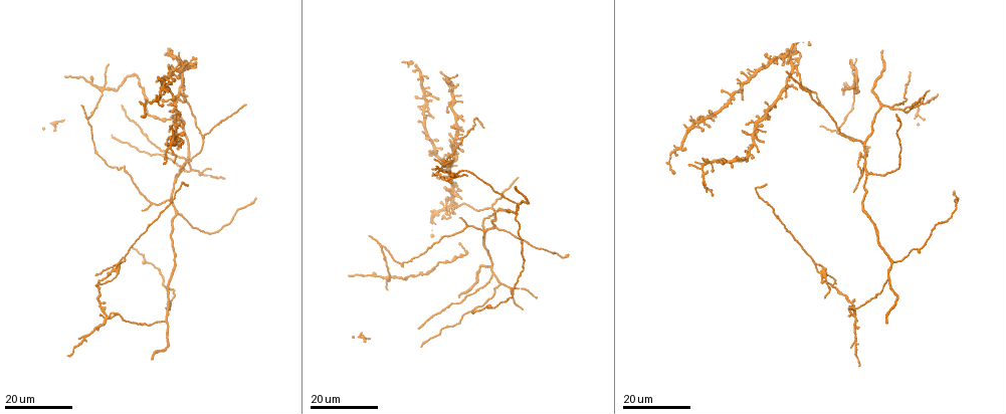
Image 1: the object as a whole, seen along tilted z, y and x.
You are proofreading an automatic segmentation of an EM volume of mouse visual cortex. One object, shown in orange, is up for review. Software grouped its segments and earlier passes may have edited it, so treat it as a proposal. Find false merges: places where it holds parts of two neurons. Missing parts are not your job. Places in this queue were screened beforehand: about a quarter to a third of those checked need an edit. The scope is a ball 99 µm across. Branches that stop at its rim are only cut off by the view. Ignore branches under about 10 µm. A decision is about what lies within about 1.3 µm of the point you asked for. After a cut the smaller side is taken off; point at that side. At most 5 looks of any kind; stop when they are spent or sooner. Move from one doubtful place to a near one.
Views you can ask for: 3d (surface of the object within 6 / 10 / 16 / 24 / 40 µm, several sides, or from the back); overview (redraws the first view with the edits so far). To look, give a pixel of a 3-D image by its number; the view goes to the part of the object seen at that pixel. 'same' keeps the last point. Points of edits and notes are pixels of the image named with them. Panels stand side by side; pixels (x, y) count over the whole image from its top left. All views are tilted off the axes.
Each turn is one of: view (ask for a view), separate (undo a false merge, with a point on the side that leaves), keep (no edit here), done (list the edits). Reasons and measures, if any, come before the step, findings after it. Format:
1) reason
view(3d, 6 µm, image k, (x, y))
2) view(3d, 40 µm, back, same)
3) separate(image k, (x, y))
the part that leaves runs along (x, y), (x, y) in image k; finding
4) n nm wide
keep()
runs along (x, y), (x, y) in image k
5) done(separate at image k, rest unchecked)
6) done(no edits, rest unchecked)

a fork
view(3d, 16 µm, image 1, (102, 89))

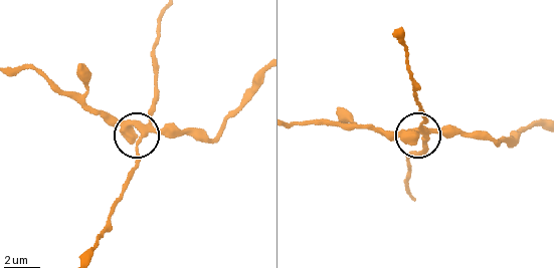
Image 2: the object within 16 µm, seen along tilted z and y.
view(3d, 10 µm, image 2, (144, 127))

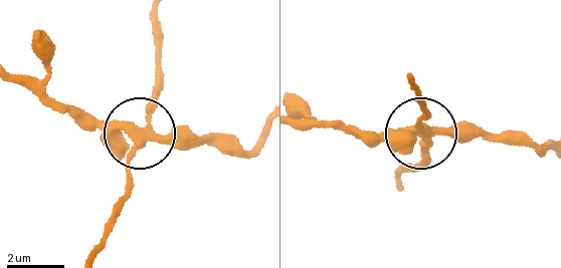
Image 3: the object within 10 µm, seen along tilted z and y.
3 arms
separate(image 3, (184, 126))
the part that leaves runs along (147, 136), (241, 148), (259, 137) in image 3; a second neuron is stuck on

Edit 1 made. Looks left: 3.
see it whole again
view(overview)

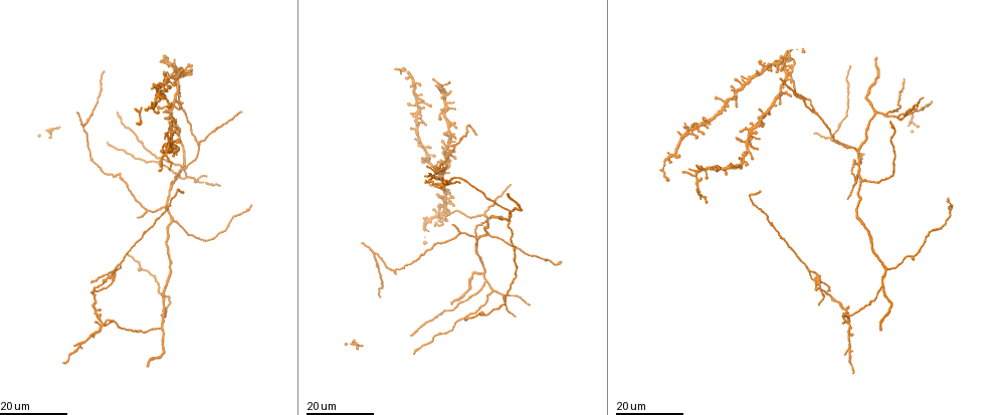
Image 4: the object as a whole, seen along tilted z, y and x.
three arms meet
view(3d, 24 µm, image 4, (493, 291))

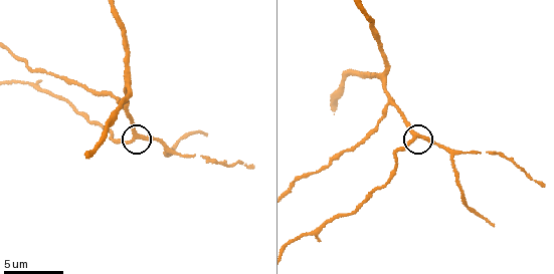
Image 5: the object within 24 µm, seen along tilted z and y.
view(3d, 6 µm, image 5, (419, 137))

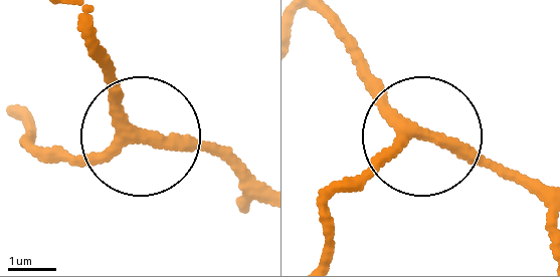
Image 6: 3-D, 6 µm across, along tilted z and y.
side arm 13 µm
keep()
runs along (328, 19), (382, 107), (521, 178) in image 6; one neuron here

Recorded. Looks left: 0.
done(separate at image 3, rest unchecked)

